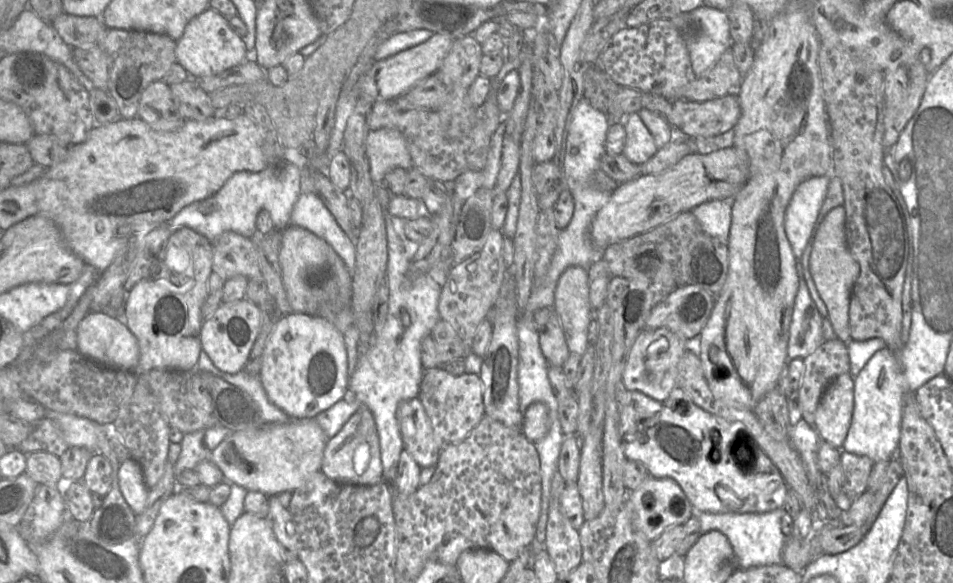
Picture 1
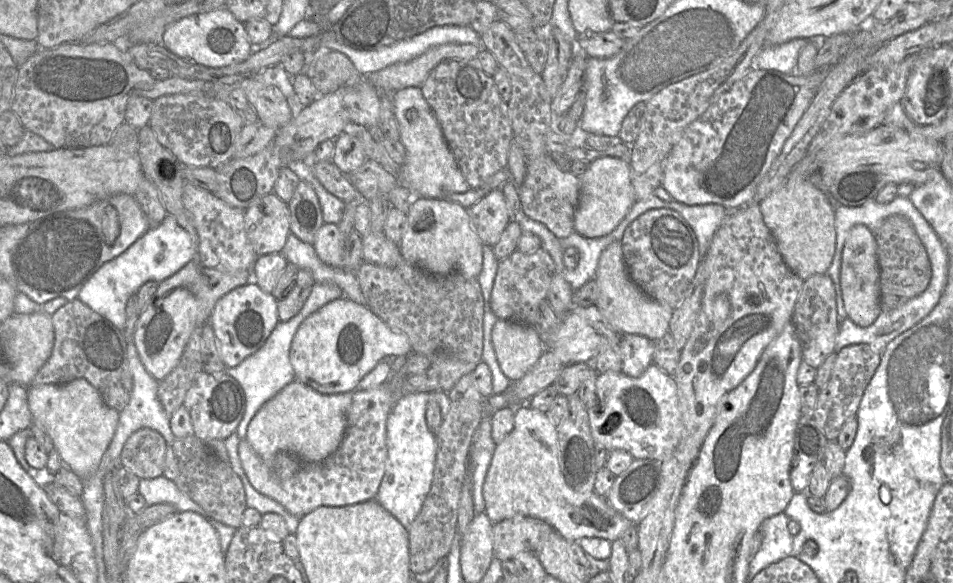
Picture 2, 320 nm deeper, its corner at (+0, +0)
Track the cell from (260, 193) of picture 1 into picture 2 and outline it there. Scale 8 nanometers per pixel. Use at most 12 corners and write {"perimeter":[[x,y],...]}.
{"perimeter":[[167,213],[104,263],[77,299],[122,332],[129,298],[195,256]]}

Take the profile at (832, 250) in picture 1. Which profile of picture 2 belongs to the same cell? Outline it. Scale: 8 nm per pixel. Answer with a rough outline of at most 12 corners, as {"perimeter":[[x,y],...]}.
{"perimeter":[[853,226],[841,257],[848,317],[872,325],[880,303],[876,240]]}

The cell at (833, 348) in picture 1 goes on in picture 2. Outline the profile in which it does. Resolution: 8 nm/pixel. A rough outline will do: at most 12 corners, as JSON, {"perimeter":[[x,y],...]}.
{"perimeter":[[845,346],[812,415],[835,441],[856,415],[881,354]]}

